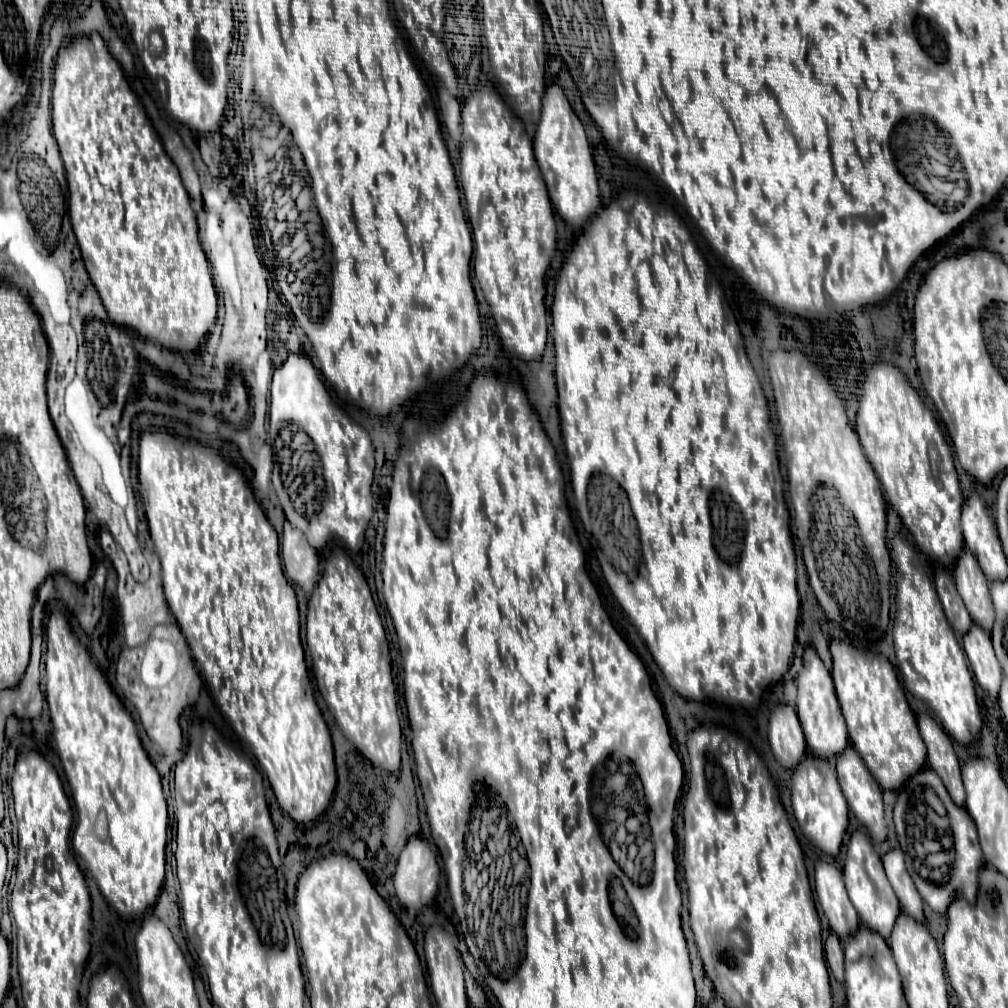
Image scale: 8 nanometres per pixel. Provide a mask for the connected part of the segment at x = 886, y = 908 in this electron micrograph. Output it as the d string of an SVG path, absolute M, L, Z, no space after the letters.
M854 832L848 842L846 860L844 860L844 882L846 882L848 896L860 916L862 926L872 928L874 932L880 932L880 936L884 936L884 940L888 940L892 926L896 924L896 918L900 914L900 906L898 906L898 898L884 874L882 860L874 852L872 842L864 832Z

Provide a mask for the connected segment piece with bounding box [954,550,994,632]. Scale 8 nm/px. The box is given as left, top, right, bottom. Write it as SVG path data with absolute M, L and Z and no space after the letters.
M962 552L954 570L954 582L964 606L968 608L968 614L972 616L972 622L990 632L994 624L994 608L988 592L988 580L976 564L972 552Z

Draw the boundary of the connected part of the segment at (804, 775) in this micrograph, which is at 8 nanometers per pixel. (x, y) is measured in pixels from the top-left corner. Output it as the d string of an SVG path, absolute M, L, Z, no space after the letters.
M806 756L792 776L792 810L802 834L824 854L838 856L848 826L848 804L836 780L834 760Z

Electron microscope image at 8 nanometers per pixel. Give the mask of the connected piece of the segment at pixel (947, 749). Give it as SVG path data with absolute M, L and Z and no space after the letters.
M928 714L918 716L918 728L920 728L920 736L922 736L926 750L928 750L928 768L932 768L942 778L954 804L964 806L960 764L954 754L950 736Z

